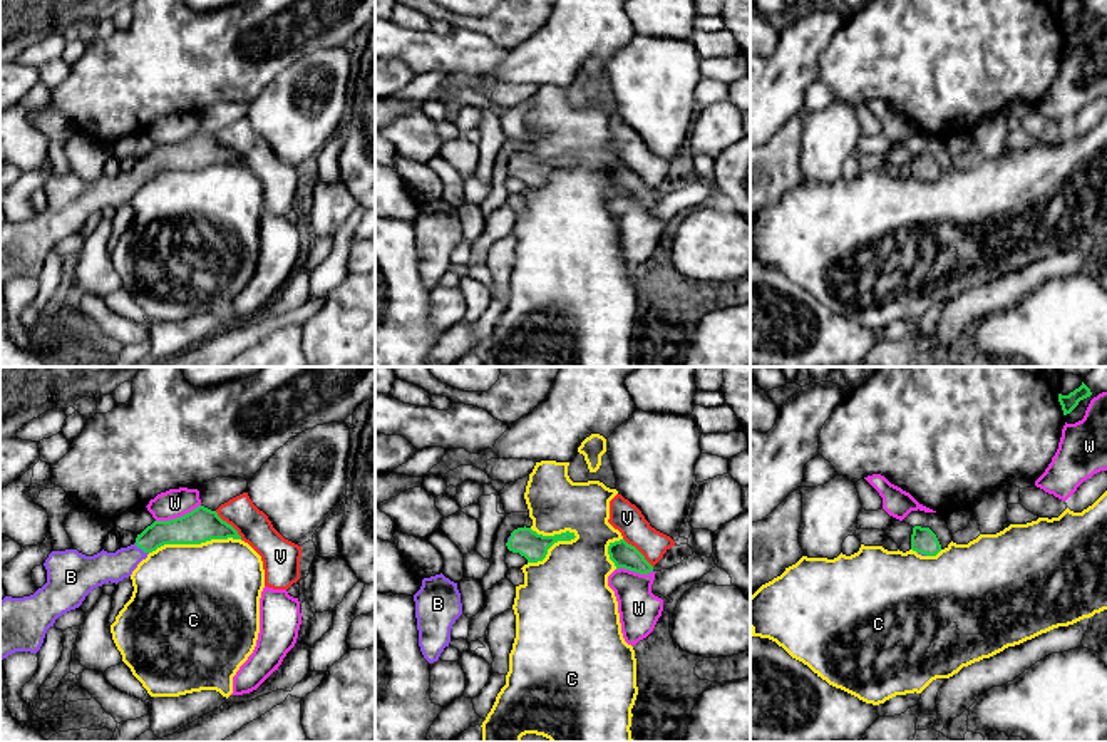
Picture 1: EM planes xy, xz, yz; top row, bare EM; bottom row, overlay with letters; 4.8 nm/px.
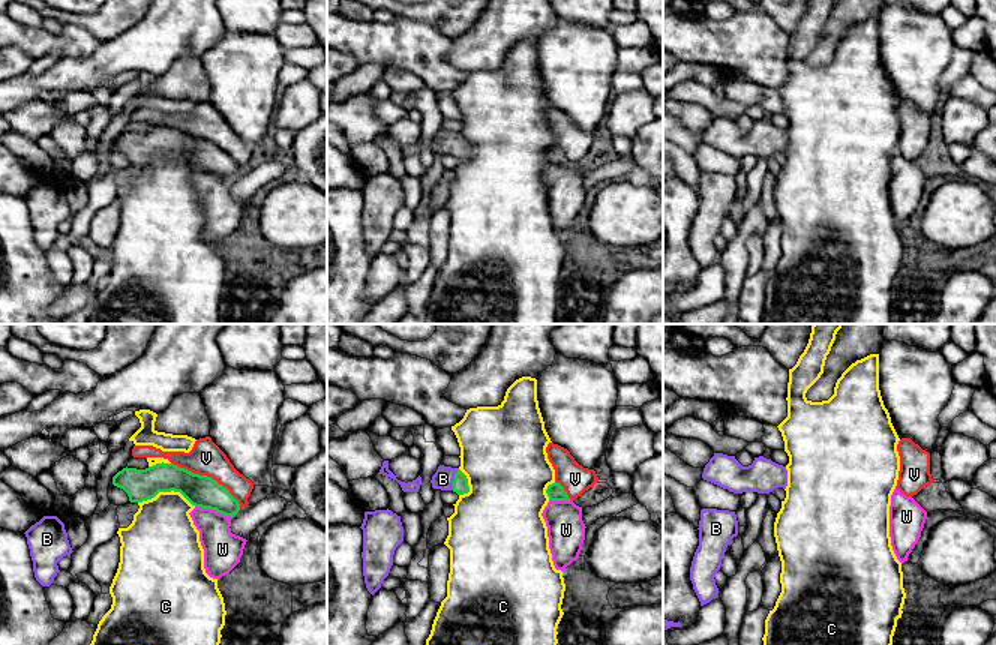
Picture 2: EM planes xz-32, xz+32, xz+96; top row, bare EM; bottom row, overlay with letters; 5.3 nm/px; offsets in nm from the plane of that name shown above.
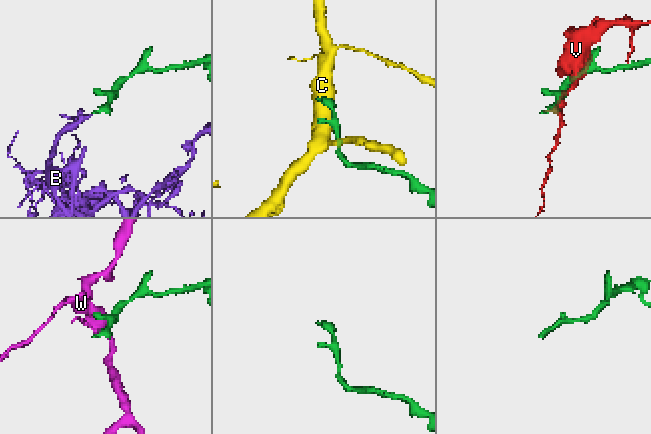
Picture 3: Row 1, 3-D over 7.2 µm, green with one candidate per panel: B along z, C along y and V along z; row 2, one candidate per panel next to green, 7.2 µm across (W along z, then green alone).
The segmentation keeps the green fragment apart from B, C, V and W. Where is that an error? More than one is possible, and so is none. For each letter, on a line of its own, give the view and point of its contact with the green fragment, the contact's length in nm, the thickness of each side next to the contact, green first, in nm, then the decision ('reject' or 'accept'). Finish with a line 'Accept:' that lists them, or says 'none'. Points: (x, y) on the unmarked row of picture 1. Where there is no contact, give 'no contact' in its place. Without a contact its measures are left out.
B: xy (141, 173) | 90 nm | 140/150 nm | accept
C: xz (551, 170) | 280 nm | 140/400 nm | reject
V: xy (230, 149) | 200 nm | 170/160 nm | reject
W: xy (178, 143) | 240 nm | 170/140 nm | reject
Accept: B

